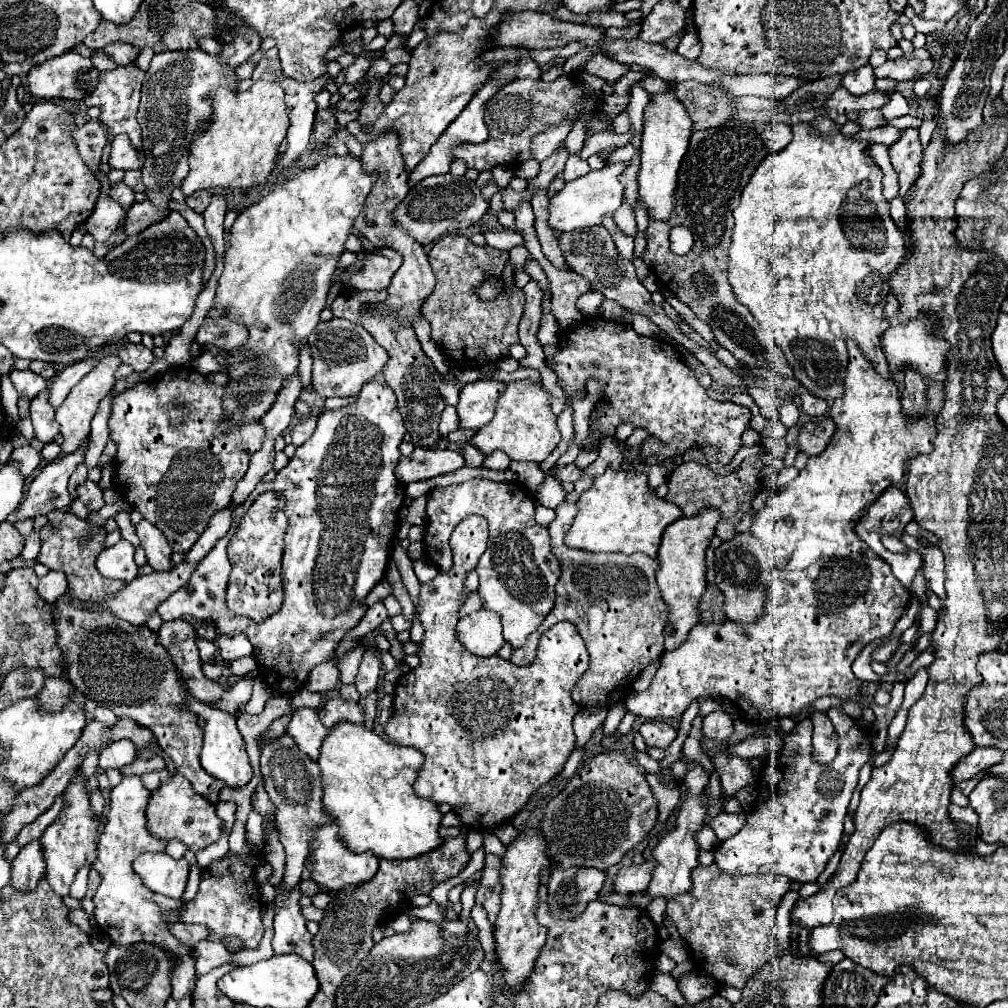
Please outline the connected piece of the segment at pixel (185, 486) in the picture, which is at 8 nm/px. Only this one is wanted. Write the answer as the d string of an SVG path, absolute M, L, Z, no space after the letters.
M174 366L170 370L166 370L164 374L152 378L150 382L144 382L144 384L138 384L122 394L118 394L112 402L112 416L110 416L110 438L116 442L116 458L114 458L114 464L116 464L116 486L118 486L118 492L124 494L124 498L148 520L152 522L158 530L164 532L164 536L168 538L170 546L174 552L188 552L194 542L202 536L202 532L206 530L210 518L224 510L228 504L230 504L230 496L236 488L236 482L246 474L248 470L248 462L250 462L250 456L262 446L262 424L260 422L252 422L248 426L242 426L240 430L234 428L230 434L220 434L218 432L218 424L222 420L222 394L224 394L224 386L214 386L210 382L206 382L202 378L202 374L198 374L194 368L184 368L184 366Z

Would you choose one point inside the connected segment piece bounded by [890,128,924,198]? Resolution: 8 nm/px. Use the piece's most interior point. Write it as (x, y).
(906, 155)

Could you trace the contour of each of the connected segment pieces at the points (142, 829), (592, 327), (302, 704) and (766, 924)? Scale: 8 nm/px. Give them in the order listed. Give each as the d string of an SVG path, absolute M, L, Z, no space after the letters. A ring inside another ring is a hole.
M124 776L118 786L112 788L110 796L110 810L106 816L104 830L98 840L98 860L94 862L94 868L98 870L102 884L94 894L94 918L98 922L100 930L106 930L104 934L114 946L126 946L134 942L148 942L164 948L174 956L174 968L170 976L172 984L172 996L174 1000L182 1000L184 996L192 996L196 988L196 956L194 948L182 944L168 926L172 922L180 922L180 908L186 904L184 898L174 900L162 894L150 892L142 880L132 870L132 860L144 852L164 852L166 842L158 840L150 834L146 828L146 806L150 800L150 792L144 788L140 776Z
M600 316L586 318L578 328L562 336L554 364L546 362L546 366L558 376L558 386L566 398L586 396L588 378L602 382L602 398L590 414L590 434L584 442L584 450L600 446L620 424L630 422L636 428L648 430L652 438L664 444L658 454L644 458L646 464L660 464L692 448L710 446L718 450L718 464L726 466L742 446L740 436L752 418L752 412L740 404L710 398L670 342L640 336L634 332L632 324L620 324Z
M302 688L300 692L294 694L292 712L296 712L298 708L314 708L318 712L320 706L322 706L322 694L320 692L310 692L310 690Z
M716 864L696 866L692 870L692 888L686 894L678 894L670 898L666 906L666 914L676 924L678 934L686 940L688 948L692 950L696 968L712 976L718 984L734 986L742 990L748 978L774 958L776 938L772 934L772 928L774 928L776 908L780 906L784 894L790 890L790 884L792 882L788 880L788 876L780 876L774 872L768 872L762 876L760 874L758 876L732 876L728 872L722 872Z

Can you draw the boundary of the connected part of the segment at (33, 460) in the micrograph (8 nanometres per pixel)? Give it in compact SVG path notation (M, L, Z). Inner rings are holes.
M26 446L26 448L14 448L14 452L12 452L10 458L20 464L18 470L20 470L20 474L24 478L30 478L30 474L40 466L40 452L34 450L34 448L30 448L30 446Z

